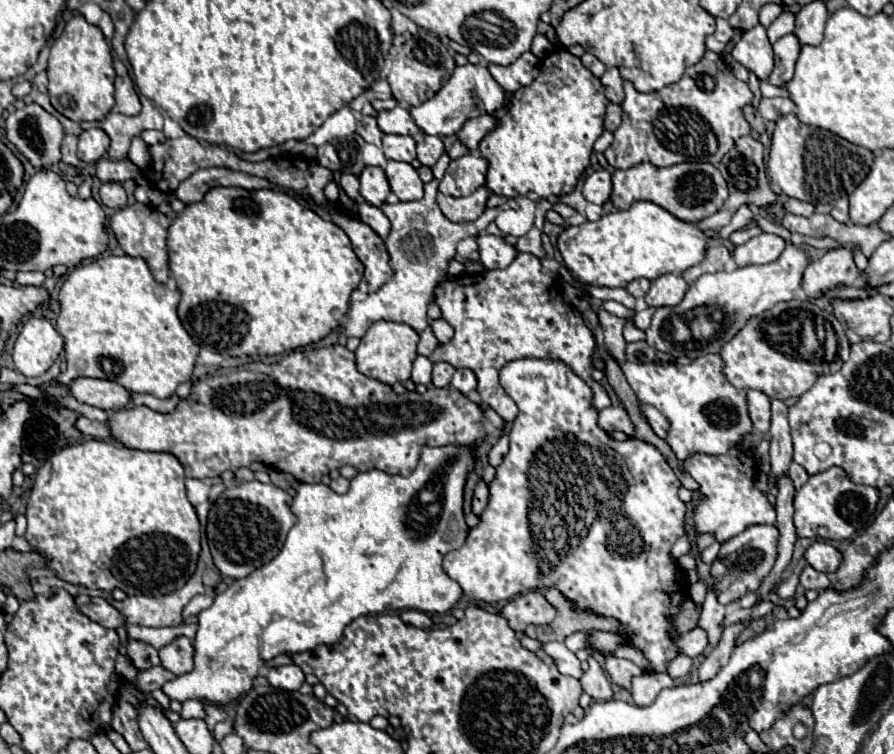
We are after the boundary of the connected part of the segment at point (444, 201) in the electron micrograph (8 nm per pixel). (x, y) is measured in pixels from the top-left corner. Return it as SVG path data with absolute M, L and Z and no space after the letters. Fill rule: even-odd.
M479 187L467 197L447 197L439 193L437 205L449 221L475 221L485 211L489 195L491 191L487 187Z

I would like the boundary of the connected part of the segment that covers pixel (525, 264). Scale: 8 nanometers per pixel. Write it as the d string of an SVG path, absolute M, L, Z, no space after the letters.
M519 253L507 269L493 269L485 273L463 273L451 277L435 287L435 303L443 311L443 319L455 329L455 337L439 345L431 359L447 361L455 369L473 369L479 379L479 395L485 405L497 411L507 423L517 417L517 405L499 385L499 369L511 359L521 357L549 357L567 363L593 389L593 405L605 409L611 399L605 387L591 377L595 337L561 297L557 287L557 273L547 271L541 259L531 253Z

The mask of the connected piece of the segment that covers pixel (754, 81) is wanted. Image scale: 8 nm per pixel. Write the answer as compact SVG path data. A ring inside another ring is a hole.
M749 71L749 79L748 79L748 86L751 89L754 97L751 102L751 104L757 108L759 105L759 102L762 98L761 91L760 91L760 82L758 81L757 77L755 74L751 71Z

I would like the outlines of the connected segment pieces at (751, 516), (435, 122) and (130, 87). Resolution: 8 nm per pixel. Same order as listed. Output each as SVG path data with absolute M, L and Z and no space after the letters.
M729 449L725 455L693 455L685 459L685 469L693 479L699 479L699 491L705 495L695 509L695 529L699 533L715 533L717 541L729 541L745 531L745 527L759 523L775 523L775 511L767 495L753 485L753 463L745 465L745 459L753 459L739 449Z
M467 63L463 67L455 67L449 81L441 87L441 91L433 99L429 99L417 107L411 107L409 113L423 133L447 137L447 135L455 135L467 119L479 117L483 113L493 113L501 107L503 107L503 89L491 77L487 67Z
M127 75L115 79L115 105L117 111L123 115L139 115L141 111L139 95L135 91L133 81Z

